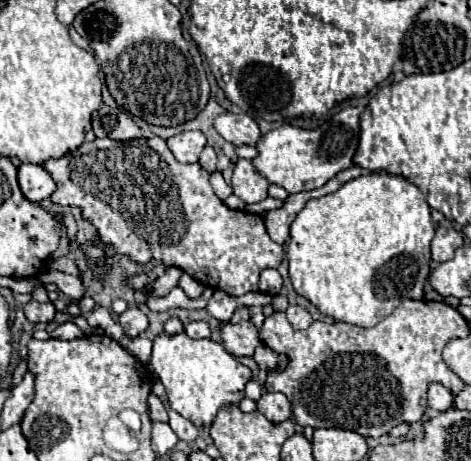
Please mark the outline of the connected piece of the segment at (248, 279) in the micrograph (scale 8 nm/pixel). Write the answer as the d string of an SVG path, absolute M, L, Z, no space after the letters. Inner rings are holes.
M95 139L83 143L73 153L61 159L49 159L43 163L47 173L57 183L57 191L49 197L53 203L63 207L79 207L85 221L89 221L99 233L99 243L89 241L85 245L87 263L95 267L97 279L103 279L111 269L105 259L109 255L125 255L131 261L145 265L149 261L159 261L165 267L179 267L189 273L195 281L205 287L227 291L229 295L245 295L249 291L259 291L259 273L267 267L279 267L283 261L283 247L275 243L263 225L263 217L247 211L229 209L211 189L209 173L199 165L183 165L169 151L163 139Z

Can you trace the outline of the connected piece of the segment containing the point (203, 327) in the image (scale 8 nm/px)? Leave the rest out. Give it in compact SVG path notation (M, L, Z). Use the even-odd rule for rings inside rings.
M193 321L185 327L185 333L193 339L201 339L201 337L211 337L211 329L207 321Z

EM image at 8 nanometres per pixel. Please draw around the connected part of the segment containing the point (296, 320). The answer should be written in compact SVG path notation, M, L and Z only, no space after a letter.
M293 305L293 307L287 309L287 319L295 329L307 329L313 323L311 313L305 307L299 307L299 305Z

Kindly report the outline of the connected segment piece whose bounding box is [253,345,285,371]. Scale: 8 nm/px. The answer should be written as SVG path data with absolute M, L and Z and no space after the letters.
M259 345L255 349L253 357L255 357L257 365L263 367L263 369L267 369L267 371L271 371L273 367L279 367L281 363L285 363L285 359L281 359L281 355L273 355L273 351L269 351L265 345Z

